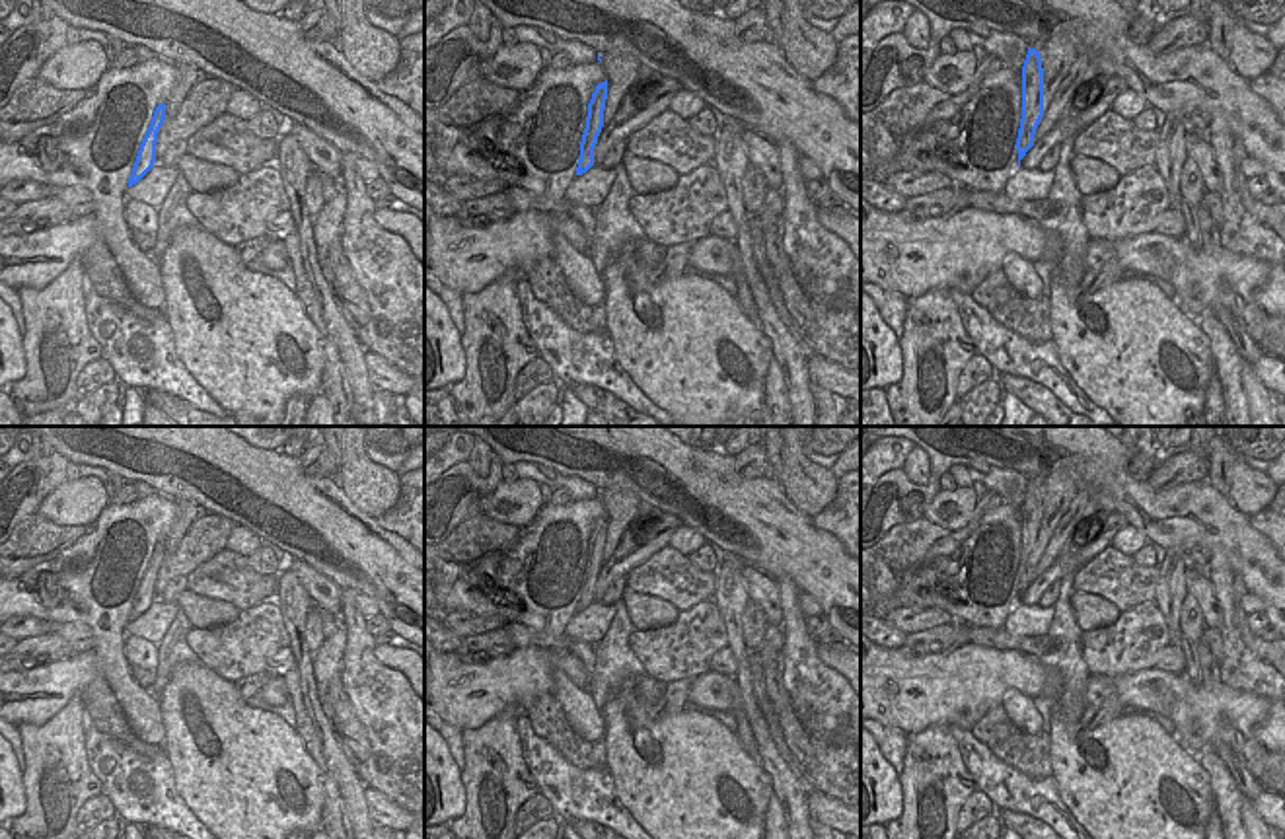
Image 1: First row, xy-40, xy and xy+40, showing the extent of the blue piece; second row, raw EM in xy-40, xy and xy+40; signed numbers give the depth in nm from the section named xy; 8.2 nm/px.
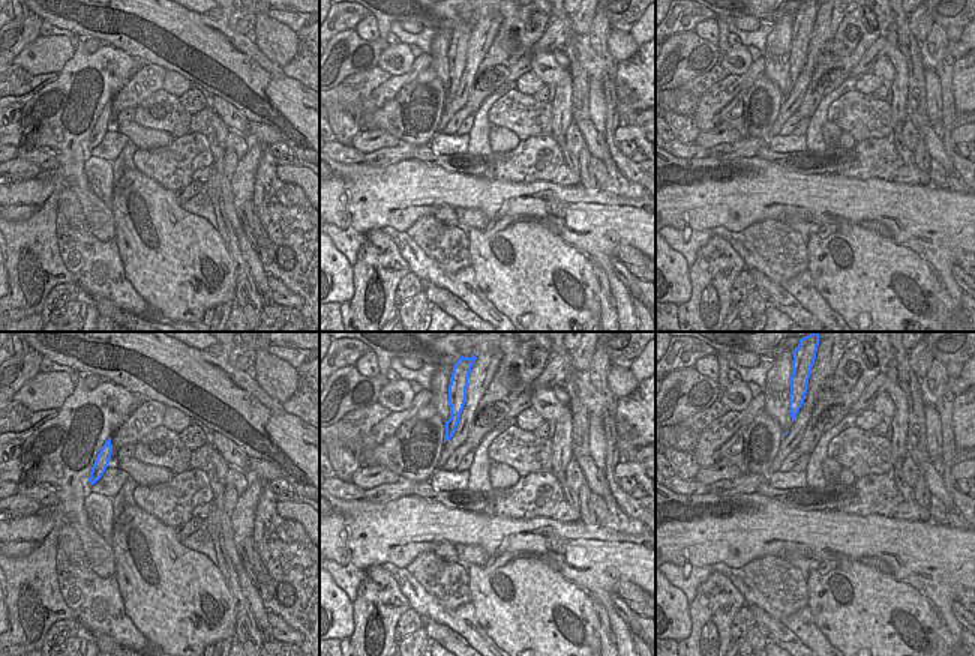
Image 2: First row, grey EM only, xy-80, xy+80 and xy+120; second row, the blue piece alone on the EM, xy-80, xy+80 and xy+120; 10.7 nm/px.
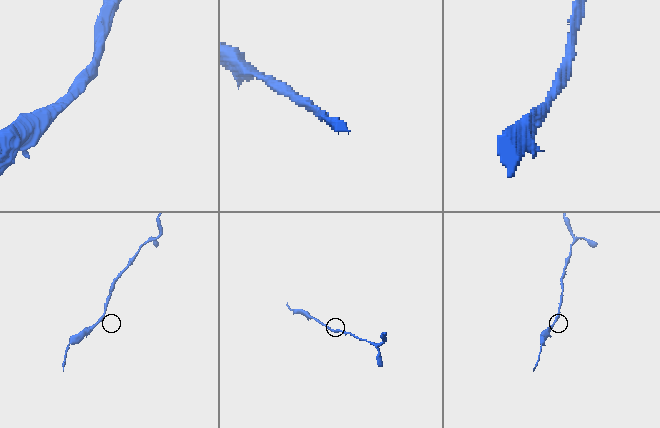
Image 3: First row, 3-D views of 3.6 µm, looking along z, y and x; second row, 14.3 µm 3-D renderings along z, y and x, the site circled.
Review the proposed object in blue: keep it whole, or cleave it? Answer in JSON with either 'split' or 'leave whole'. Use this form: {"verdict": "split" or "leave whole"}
{"verdict": "leave whole"}

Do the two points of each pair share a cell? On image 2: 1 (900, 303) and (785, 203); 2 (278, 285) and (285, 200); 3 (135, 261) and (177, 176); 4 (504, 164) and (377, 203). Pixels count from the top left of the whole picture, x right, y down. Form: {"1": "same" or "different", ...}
{"1": "different", "2": "different", "3": "different", "4": "different"}

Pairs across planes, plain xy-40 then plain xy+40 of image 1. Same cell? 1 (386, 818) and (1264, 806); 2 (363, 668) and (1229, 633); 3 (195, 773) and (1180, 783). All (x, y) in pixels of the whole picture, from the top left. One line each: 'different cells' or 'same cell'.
1: same cell
2: same cell
3: same cell

